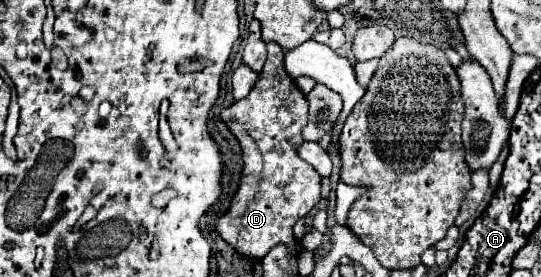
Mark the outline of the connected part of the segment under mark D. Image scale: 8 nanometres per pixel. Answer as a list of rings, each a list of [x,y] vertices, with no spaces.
[[[274,41],[268,43],[268,59],[264,63],[264,69],[260,71],[258,83],[252,87],[248,97],[240,99],[232,107],[224,109],[220,117],[224,119],[224,123],[230,127],[230,131],[240,141],[240,147],[244,151],[244,169],[242,169],[240,189],[232,199],[232,207],[218,221],[218,227],[216,227],[218,233],[238,253],[252,257],[252,259],[262,259],[278,243],[286,243],[290,249],[296,249],[294,247],[296,237],[292,233],[292,227],[300,217],[308,215],[314,209],[314,205],[320,201],[320,175],[310,167],[310,163],[302,161],[296,153],[298,145],[304,141],[302,129],[308,119],[308,101],[306,101],[304,93],[296,87],[294,79],[286,73],[284,49],[280,45],[276,45]]]

